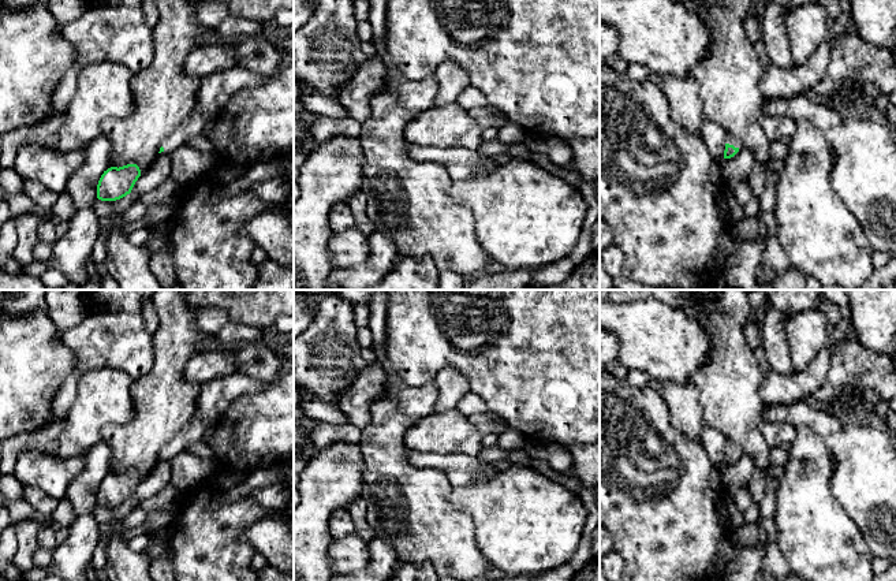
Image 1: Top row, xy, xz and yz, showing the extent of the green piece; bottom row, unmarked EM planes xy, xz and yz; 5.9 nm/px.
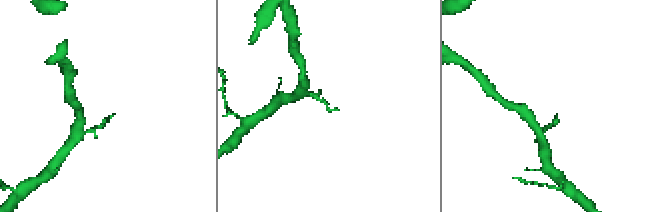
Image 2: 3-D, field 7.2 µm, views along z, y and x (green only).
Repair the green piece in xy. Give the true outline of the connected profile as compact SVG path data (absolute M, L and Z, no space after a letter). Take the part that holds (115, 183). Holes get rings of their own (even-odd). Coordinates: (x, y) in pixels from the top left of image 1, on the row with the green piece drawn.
M137 164L111 167L101 175L97 185L97 198L101 201L116 201L131 193L135 182L141 176Z

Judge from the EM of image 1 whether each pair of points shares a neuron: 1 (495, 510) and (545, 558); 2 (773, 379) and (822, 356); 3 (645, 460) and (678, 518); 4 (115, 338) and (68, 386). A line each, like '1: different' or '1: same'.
1: same
2: same
3: same
4: same

